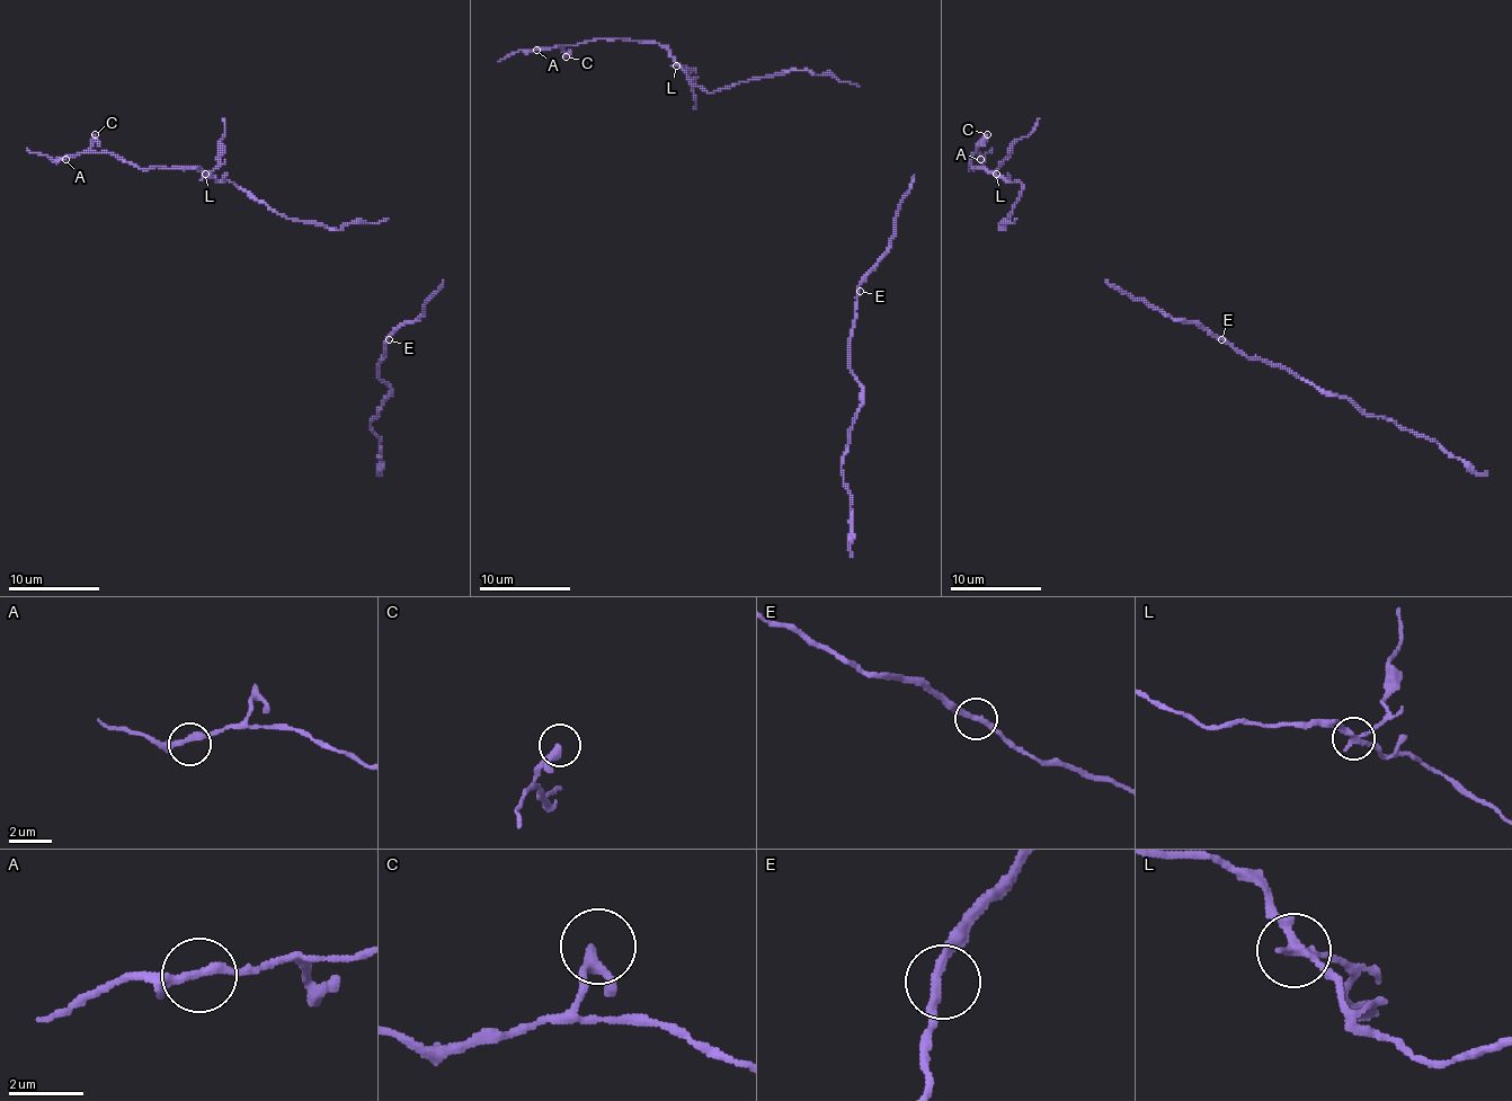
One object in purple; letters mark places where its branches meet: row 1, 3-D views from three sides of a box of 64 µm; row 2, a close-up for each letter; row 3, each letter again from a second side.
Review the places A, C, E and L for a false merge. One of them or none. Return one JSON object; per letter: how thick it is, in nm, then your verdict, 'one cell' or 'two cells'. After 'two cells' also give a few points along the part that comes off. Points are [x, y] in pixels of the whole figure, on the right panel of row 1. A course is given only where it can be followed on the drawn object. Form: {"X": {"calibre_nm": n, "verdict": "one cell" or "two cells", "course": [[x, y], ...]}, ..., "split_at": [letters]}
{"A": {"calibre_nm": 220, "verdict": "one cell"}, "C": {"calibre_nm": 280, "verdict": "one cell"}, "E": {"calibre_nm": 240, "verdict": "one cell"}, "L": {"calibre_nm": 200, "verdict": "two cells", "course": [[996, 174], [1014, 143], [1031, 132], [1040, 118]]}, "split_at": ["L"]}

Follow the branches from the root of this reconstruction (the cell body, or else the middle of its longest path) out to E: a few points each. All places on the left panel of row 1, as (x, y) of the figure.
E: (443, 280), (425, 303), (425, 312), (418, 319), (407, 321), (389, 339)

